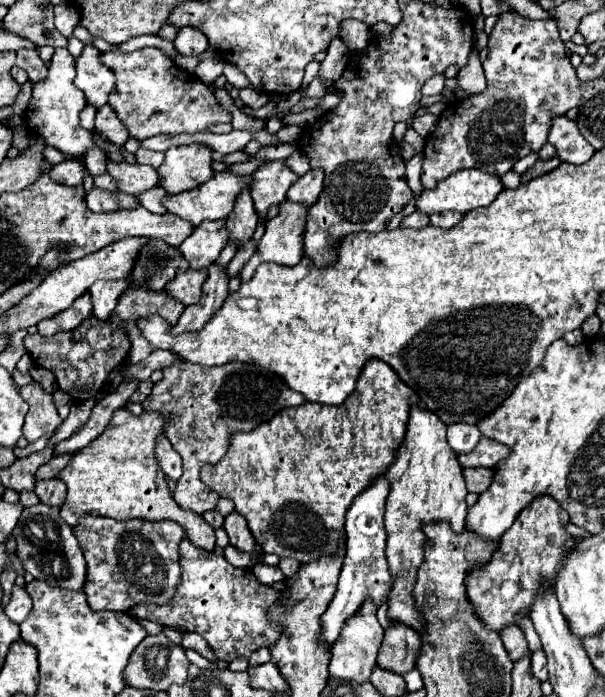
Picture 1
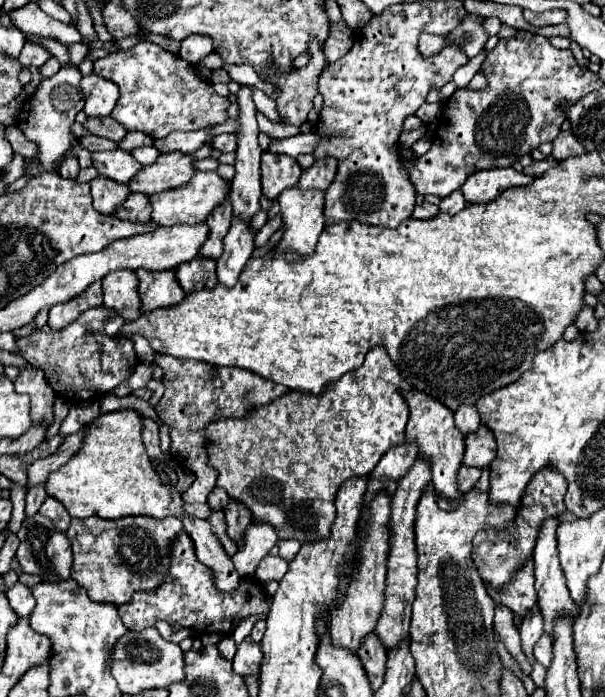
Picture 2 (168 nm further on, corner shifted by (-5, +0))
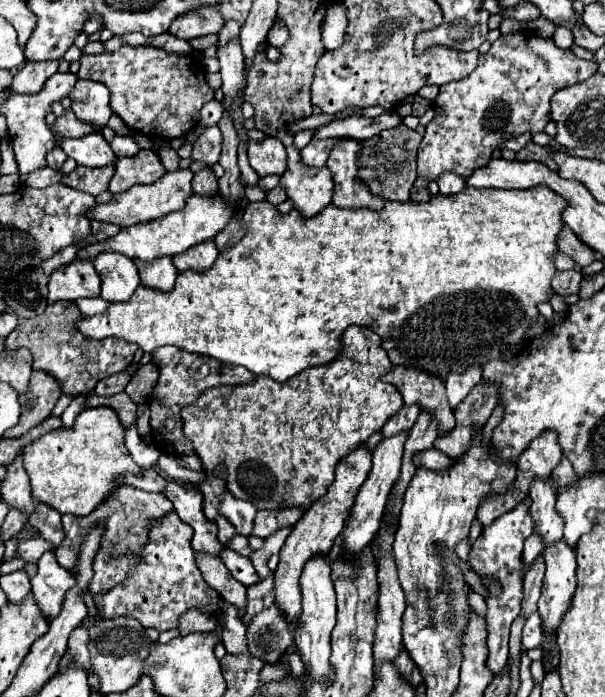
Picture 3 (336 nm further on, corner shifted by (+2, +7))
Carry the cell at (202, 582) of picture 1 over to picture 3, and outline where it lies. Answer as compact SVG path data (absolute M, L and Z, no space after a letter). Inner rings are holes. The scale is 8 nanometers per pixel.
M174 511L152 521L148 541L144 549L136 553L138 565L134 565L128 571L126 579L118 583L114 589L92 595L100 617L132 617L138 619L142 627L154 627L158 631L178 627L178 617L190 607L198 607L218 617L218 593L202 579L188 543L190 539L190 525L180 521L180 517Z

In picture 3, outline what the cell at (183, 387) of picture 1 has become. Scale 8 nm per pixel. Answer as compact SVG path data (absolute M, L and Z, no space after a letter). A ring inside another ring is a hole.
M162 347L152 353L154 363L158 365L160 377L154 387L154 391L148 397L148 407L150 407L150 427L152 427L152 439L156 443L156 449L162 453L180 455L176 451L176 445L184 441L182 437L182 419L180 419L180 409L182 405L194 403L202 391L218 385L238 385L238 383L250 383L254 381L254 373L250 373L244 367L232 367L218 363L216 359L210 359L206 355L196 355L182 351L178 347Z

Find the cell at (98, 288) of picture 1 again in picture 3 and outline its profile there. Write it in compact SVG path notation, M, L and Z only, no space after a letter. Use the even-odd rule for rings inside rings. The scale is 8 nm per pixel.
M102 251L94 257L94 267L102 279L102 299L116 303L128 301L140 285L138 269L132 259L114 251Z

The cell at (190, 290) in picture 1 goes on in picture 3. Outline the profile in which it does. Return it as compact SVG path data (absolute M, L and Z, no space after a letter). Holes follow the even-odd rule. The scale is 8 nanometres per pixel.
M204 241L204 243L192 245L190 249L186 249L186 253L178 253L178 257L172 257L172 259L174 259L174 265L178 271L186 271L186 269L206 271L212 267L216 257L218 257L216 243Z

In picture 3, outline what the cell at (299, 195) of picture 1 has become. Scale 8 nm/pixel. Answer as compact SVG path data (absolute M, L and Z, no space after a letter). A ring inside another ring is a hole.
M318 139L318 141L310 141L302 151L302 161L310 167L324 167L328 161L330 151L334 149L334 145L338 145L340 139Z

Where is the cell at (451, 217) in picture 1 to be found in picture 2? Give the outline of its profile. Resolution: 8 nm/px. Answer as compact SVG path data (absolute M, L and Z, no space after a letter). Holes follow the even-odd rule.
M457 190L457 192L451 192L447 198L443 198L441 200L441 204L439 204L439 208L441 208L441 212L445 212L445 214L457 214L457 212L461 212L463 208L465 208L467 204L465 204L465 200L463 200L463 196L461 196L461 192Z

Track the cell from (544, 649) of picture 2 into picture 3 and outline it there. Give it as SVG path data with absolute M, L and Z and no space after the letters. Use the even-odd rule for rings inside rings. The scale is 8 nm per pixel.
M532 613L528 619L526 619L526 625L524 625L524 631L522 631L522 645L524 649L534 649L534 647L540 647L542 645L542 639L544 639L544 631L542 631L542 619L536 613Z

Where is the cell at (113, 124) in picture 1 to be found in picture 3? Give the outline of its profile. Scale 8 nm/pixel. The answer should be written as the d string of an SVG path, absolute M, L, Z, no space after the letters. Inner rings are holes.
M66 109L60 117L56 117L56 121L50 125L50 131L60 133L62 137L82 137L88 135L92 131L100 131L100 129L90 129L90 125L82 125L82 121L78 121L74 117L74 113L70 113L70 109Z

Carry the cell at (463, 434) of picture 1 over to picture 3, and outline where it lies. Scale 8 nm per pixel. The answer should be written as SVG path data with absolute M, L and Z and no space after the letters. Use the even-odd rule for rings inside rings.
M468 367L462 373L450 373L446 377L446 395L448 395L450 407L456 407L462 399L466 399L470 389L476 383L480 383L480 379L482 379L482 369L480 367Z

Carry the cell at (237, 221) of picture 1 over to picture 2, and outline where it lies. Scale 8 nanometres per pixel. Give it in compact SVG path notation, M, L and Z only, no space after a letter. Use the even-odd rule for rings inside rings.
M241 86L239 94L237 94L237 102L241 106L241 114L239 114L239 122L241 122L241 128L237 132L239 140L237 140L237 162L235 162L235 178L231 180L231 194L229 194L229 200L233 204L233 214L249 224L251 218L261 210L261 204L259 204L259 198L261 198L261 174L259 174L259 158L263 154L263 150L259 148L257 144L257 134L259 134L259 128L257 128L257 120L255 120L255 104L253 104L253 98L251 98L251 90L249 86Z

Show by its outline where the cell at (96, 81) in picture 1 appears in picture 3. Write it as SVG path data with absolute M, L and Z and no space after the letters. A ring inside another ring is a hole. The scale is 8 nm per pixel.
M78 79L68 97L72 101L72 111L80 121L96 125L100 129L106 127L112 115L110 93L106 85Z

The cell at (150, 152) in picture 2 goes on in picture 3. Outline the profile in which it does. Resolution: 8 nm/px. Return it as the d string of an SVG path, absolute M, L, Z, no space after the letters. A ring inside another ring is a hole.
M116 135L110 141L110 147L112 147L112 151L114 151L116 157L130 157L130 155L136 155L140 151L138 145L134 143L134 139L126 137L126 135Z

